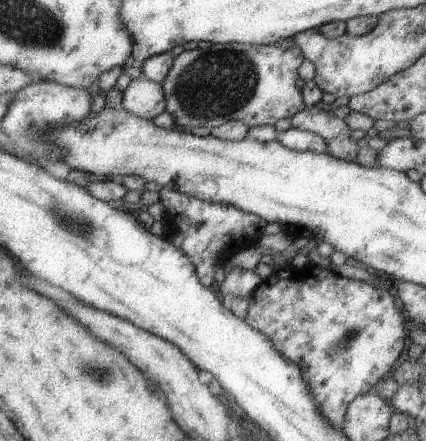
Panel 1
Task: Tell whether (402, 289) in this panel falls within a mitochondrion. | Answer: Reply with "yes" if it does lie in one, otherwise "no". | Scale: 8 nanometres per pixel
no

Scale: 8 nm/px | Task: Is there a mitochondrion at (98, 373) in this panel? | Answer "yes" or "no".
yes

